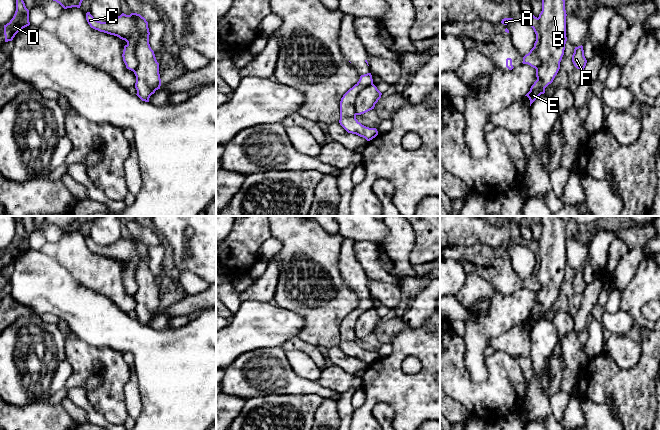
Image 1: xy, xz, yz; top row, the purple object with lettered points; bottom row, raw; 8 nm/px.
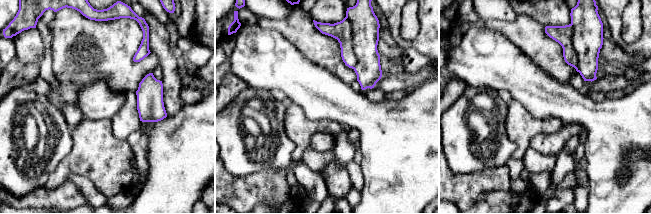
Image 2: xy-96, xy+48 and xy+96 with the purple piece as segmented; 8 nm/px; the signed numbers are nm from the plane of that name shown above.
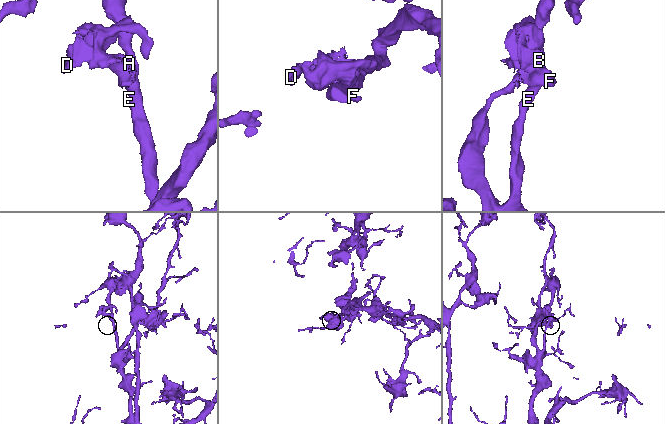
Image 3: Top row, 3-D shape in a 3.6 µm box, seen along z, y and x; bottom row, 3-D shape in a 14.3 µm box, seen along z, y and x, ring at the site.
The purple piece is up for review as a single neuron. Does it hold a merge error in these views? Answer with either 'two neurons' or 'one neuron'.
two neurons

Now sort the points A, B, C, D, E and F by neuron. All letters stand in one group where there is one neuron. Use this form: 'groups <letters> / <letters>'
groups A C D F / B E

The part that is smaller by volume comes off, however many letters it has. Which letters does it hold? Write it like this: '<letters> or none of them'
A, C, D, F

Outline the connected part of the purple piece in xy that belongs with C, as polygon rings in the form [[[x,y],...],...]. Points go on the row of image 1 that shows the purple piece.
[[[87,12],[86,20],[91,28],[117,36],[127,42],[124,46],[122,57],[126,68],[134,71],[138,65],[136,45],[139,38],[135,17],[122,13],[120,16],[111,21],[101,22],[96,20],[90,12]]]

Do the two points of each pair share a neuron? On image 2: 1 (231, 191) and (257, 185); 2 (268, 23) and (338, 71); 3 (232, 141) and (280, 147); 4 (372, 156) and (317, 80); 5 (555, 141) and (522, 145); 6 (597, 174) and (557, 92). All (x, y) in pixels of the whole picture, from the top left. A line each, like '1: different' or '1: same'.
1: same
2: same
3: same
4: same
5: different
6: same

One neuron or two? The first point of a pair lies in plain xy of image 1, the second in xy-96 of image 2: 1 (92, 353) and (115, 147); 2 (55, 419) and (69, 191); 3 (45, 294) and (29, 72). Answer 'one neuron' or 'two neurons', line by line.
1: one neuron
2: one neuron
3: two neurons

